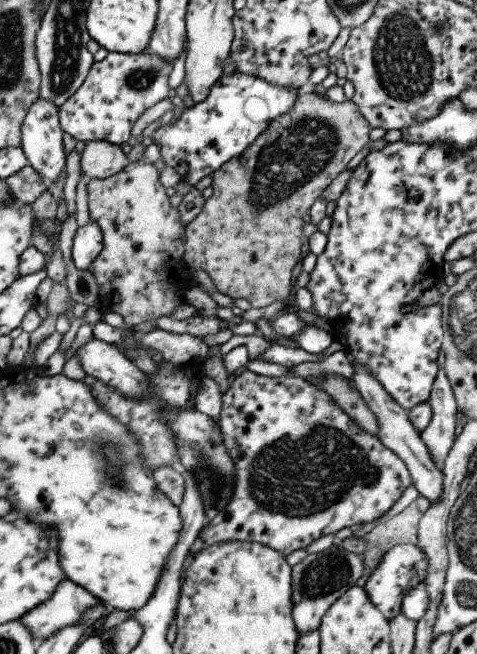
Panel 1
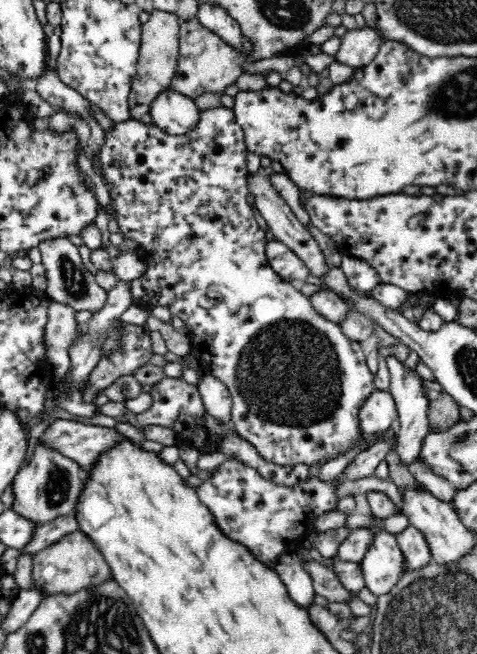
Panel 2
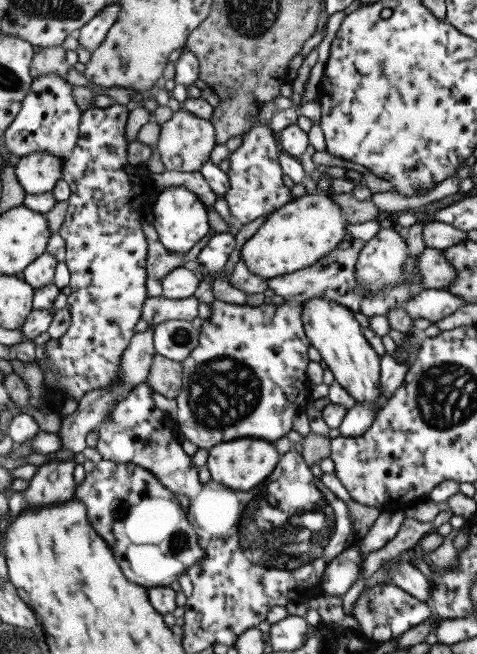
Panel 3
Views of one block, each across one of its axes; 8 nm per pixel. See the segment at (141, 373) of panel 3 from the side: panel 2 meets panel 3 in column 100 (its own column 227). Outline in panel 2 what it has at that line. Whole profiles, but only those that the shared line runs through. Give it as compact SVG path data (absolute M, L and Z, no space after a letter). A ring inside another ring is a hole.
M207 374L200 379L197 387L208 413L222 423L230 422L232 399L228 387L214 376Z

